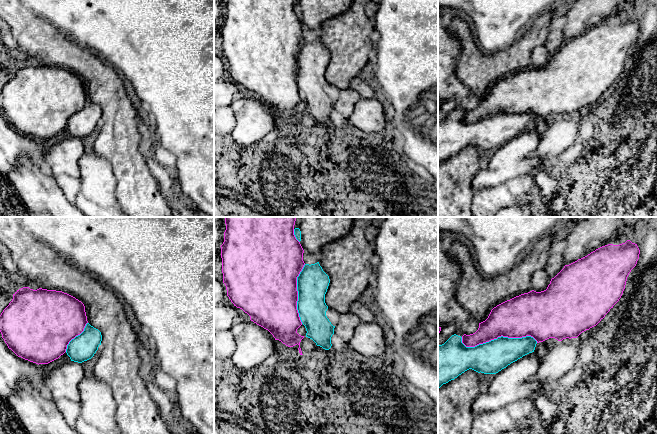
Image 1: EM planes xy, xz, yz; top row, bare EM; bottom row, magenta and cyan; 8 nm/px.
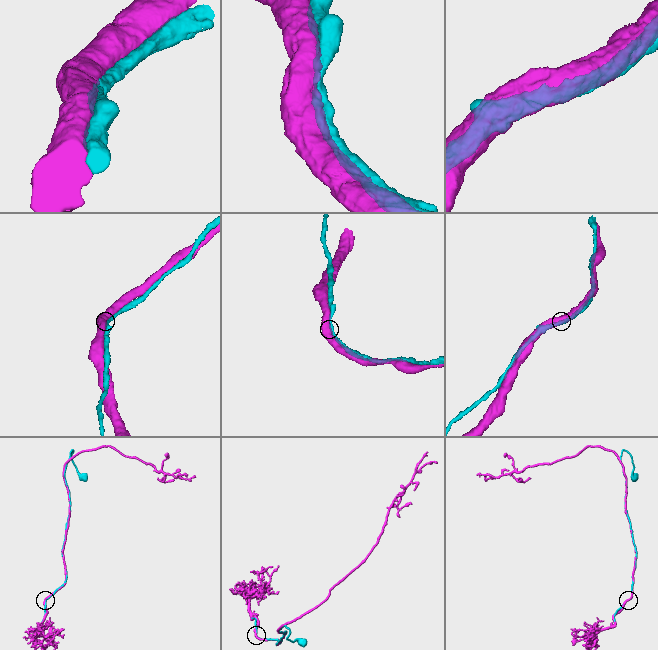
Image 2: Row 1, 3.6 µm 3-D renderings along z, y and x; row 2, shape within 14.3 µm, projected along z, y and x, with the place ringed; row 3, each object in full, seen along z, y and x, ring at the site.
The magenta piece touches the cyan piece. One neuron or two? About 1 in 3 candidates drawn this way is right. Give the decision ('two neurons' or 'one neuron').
one neuron

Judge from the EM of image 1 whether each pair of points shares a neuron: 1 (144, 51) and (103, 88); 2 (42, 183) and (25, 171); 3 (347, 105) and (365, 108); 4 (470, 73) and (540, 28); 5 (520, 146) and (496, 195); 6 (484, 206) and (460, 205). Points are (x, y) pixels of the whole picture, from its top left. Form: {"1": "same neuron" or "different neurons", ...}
{"1": "different neurons", "2": "same neuron", "3": "different neurons", "4": "same neuron", "5": "different neurons", "6": "different neurons"}

